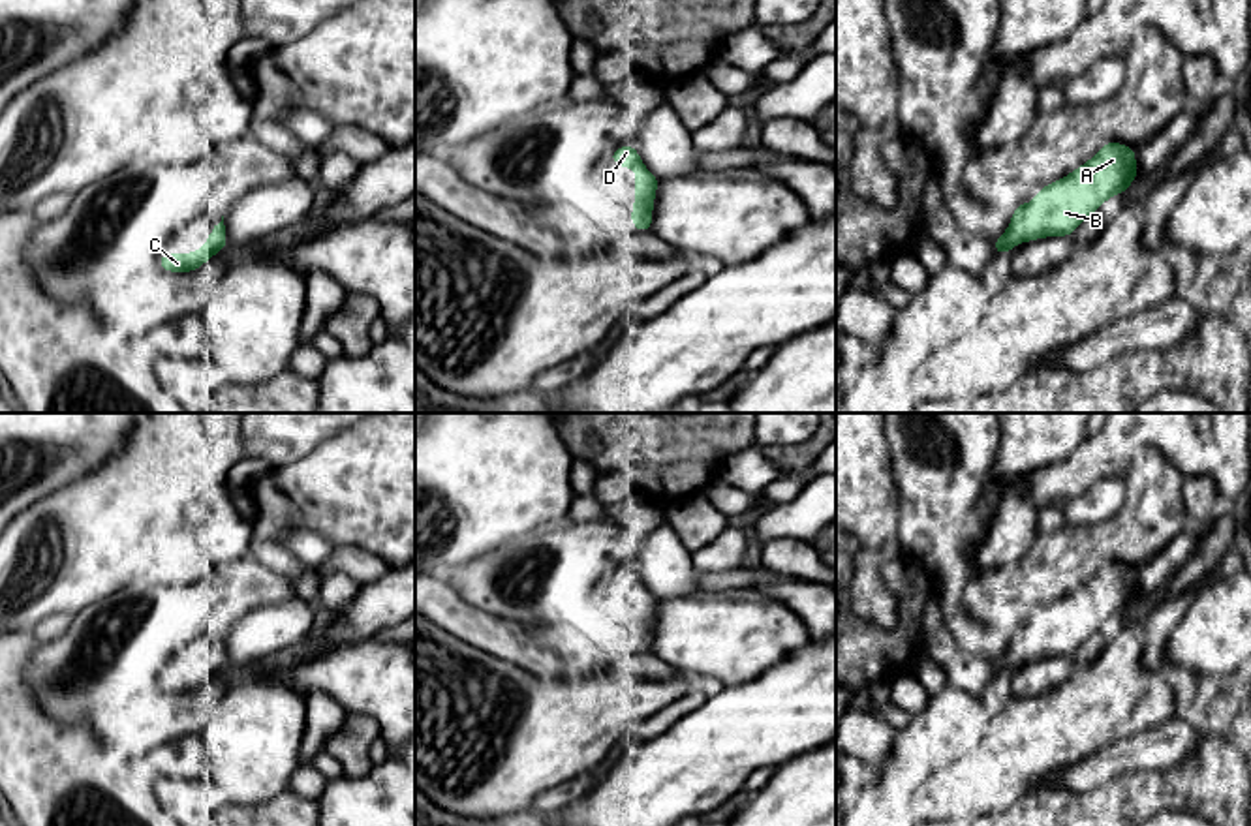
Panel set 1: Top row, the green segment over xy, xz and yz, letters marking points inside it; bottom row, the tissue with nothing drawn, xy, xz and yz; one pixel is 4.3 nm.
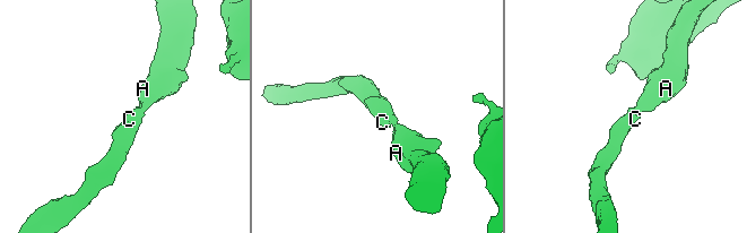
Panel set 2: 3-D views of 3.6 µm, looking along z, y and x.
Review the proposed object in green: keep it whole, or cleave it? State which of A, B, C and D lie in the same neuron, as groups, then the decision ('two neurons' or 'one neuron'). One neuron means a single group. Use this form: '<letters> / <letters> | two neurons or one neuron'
A B C D | one neuron

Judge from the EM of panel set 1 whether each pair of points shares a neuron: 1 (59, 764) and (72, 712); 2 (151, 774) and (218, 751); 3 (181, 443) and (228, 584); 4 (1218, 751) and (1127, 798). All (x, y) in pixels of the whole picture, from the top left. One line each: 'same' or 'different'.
1: different
2: different
3: different
4: same

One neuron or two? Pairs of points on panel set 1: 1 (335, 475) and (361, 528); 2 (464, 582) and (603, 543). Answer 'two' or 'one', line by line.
1: one
2: one

